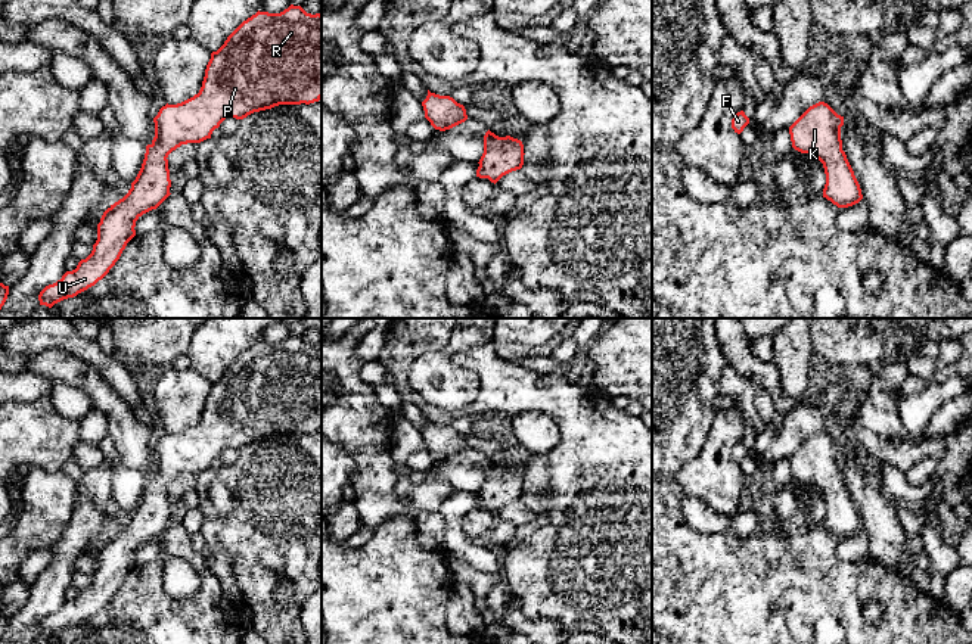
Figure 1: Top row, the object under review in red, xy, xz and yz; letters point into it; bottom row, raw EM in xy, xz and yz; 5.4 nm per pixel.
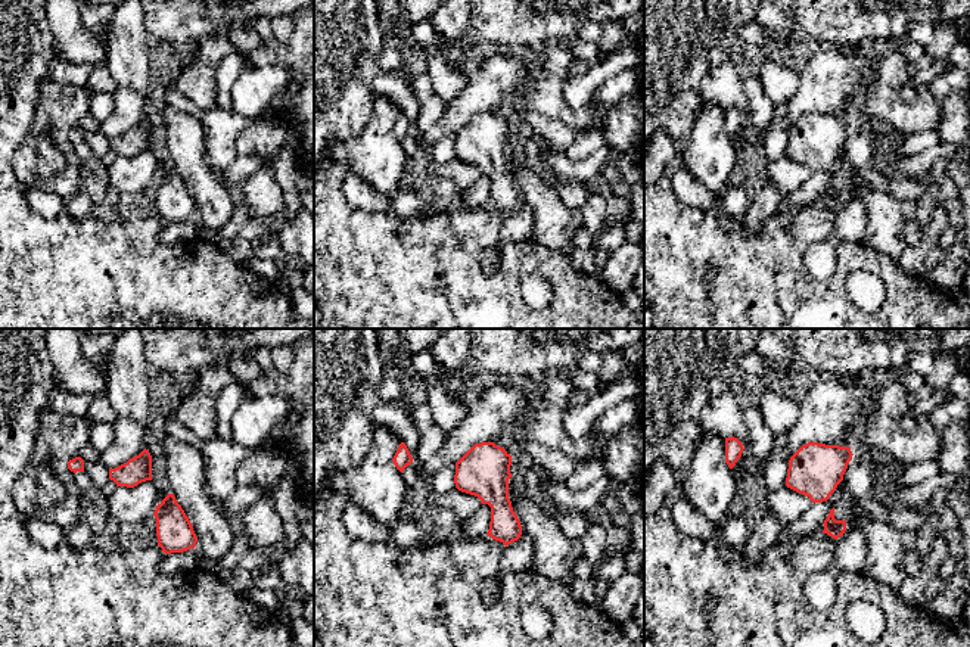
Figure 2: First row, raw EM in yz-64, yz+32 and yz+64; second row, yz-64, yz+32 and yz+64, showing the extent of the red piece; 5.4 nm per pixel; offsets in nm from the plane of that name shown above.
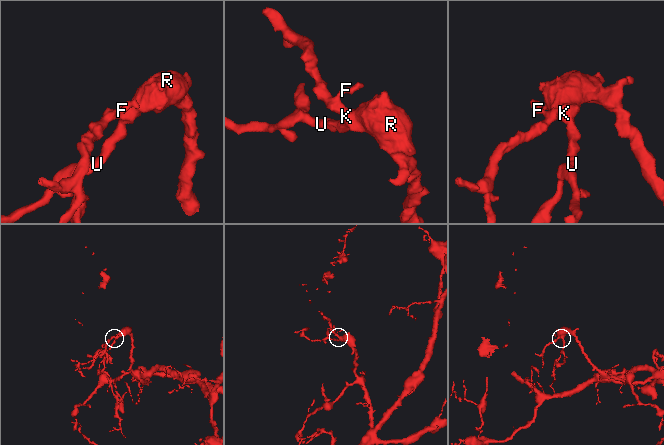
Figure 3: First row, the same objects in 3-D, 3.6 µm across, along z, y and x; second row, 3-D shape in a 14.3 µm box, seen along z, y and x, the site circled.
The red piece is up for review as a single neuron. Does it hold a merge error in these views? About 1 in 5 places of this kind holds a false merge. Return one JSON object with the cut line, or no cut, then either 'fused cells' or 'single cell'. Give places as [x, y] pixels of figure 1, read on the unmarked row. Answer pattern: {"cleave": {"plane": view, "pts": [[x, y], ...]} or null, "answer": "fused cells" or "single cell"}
{"cleave": null, "answer": "single cell"}

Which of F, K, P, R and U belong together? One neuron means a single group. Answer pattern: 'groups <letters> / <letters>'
groups F K P R U

